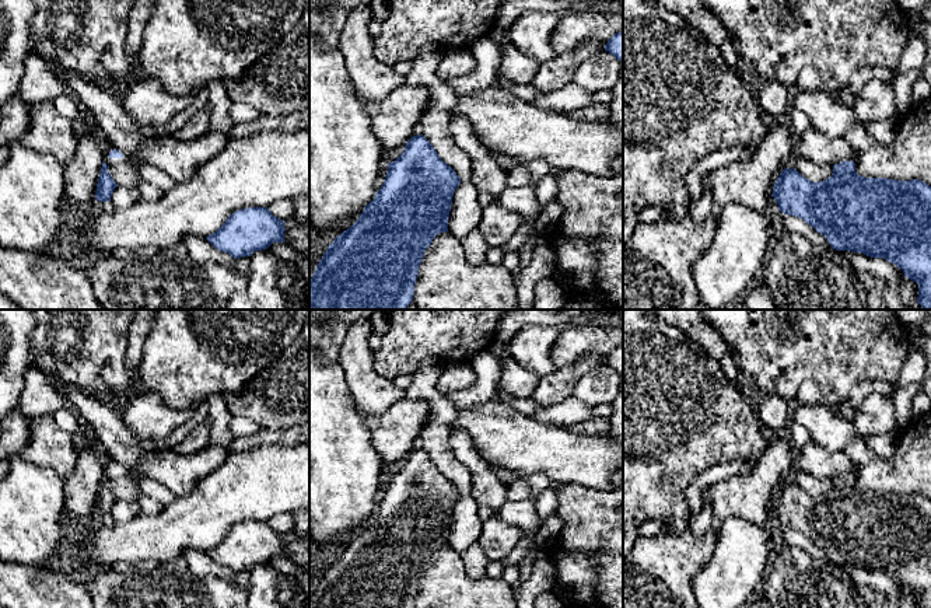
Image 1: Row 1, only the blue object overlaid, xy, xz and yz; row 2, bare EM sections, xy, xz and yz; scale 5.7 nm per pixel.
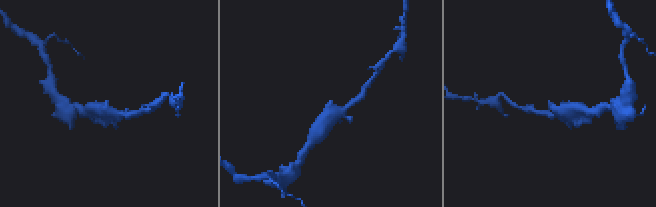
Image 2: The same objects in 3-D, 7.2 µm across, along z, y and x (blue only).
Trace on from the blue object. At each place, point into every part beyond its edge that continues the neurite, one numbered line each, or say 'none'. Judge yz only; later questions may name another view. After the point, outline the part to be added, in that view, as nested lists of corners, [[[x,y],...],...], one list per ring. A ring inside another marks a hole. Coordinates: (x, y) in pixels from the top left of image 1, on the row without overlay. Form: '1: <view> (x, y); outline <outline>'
none

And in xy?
1: xy (125, 474); outline [[[105,460],[104,464],[104,476],[109,481],[112,479],[120,479],[120,478],[130,478],[130,469],[125,464],[119,464],[119,467],[123,469],[122,472],[109,472],[109,467],[115,464],[112,460]]]

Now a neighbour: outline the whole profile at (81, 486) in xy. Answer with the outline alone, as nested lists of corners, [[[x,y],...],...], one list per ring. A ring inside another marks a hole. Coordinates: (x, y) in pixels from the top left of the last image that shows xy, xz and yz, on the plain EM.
[[[91,448],[77,452],[73,472],[64,479],[66,523],[77,528],[97,514],[97,497],[102,482],[105,458]]]

